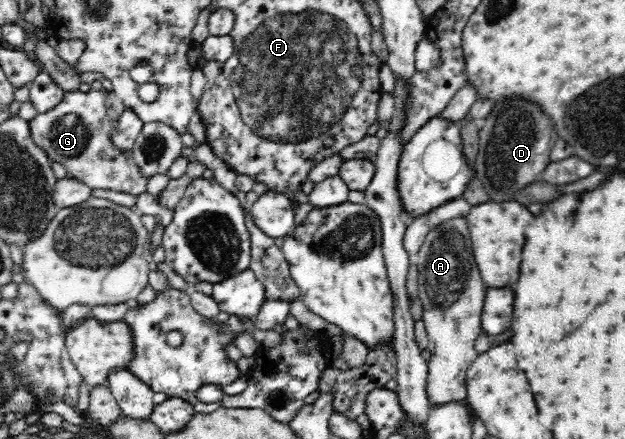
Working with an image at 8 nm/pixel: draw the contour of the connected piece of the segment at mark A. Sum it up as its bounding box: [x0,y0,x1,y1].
[415,214,492,403]

